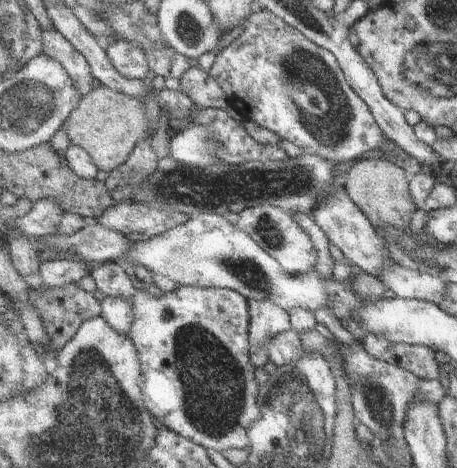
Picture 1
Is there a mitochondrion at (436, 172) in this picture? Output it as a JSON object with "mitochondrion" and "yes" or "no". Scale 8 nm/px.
{"mitochondrion":"no"}

